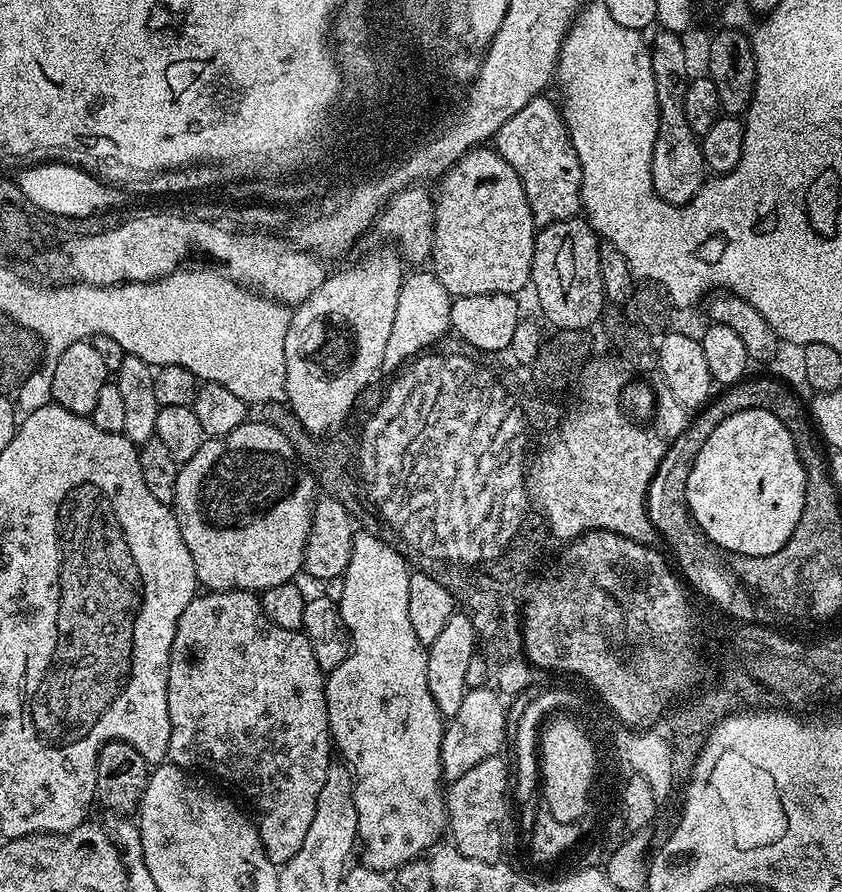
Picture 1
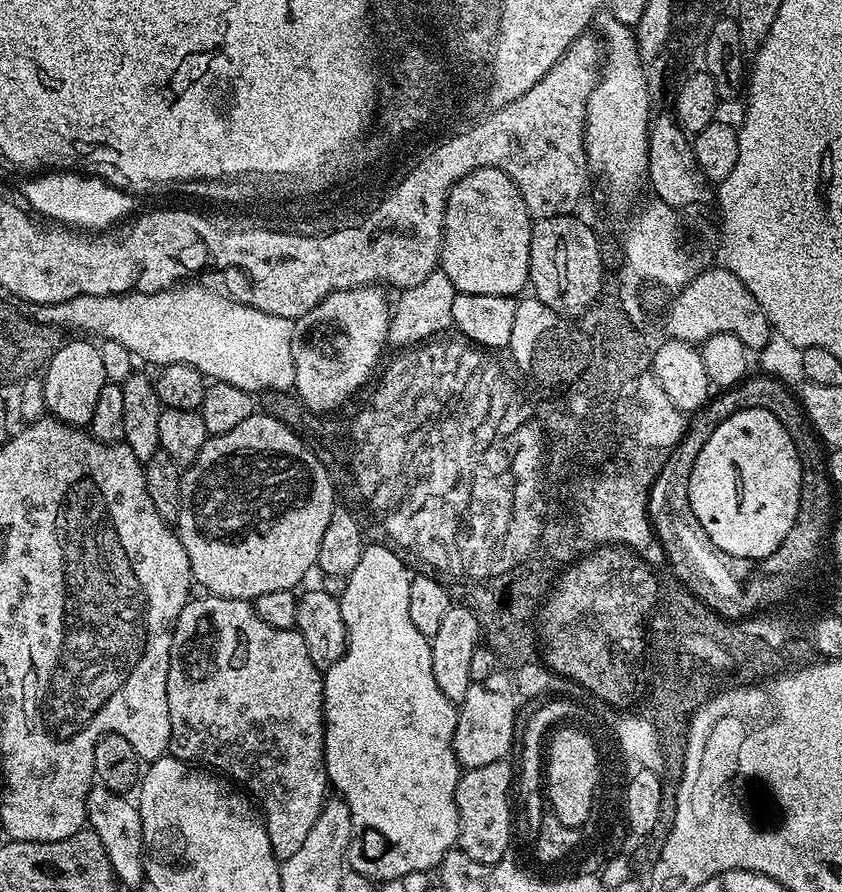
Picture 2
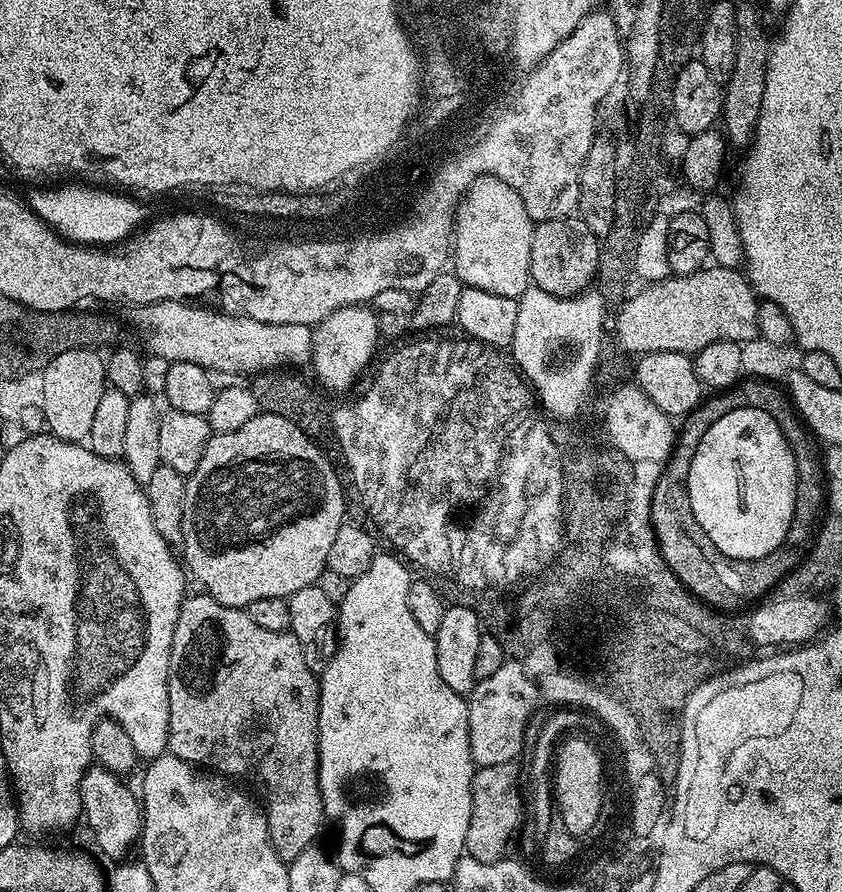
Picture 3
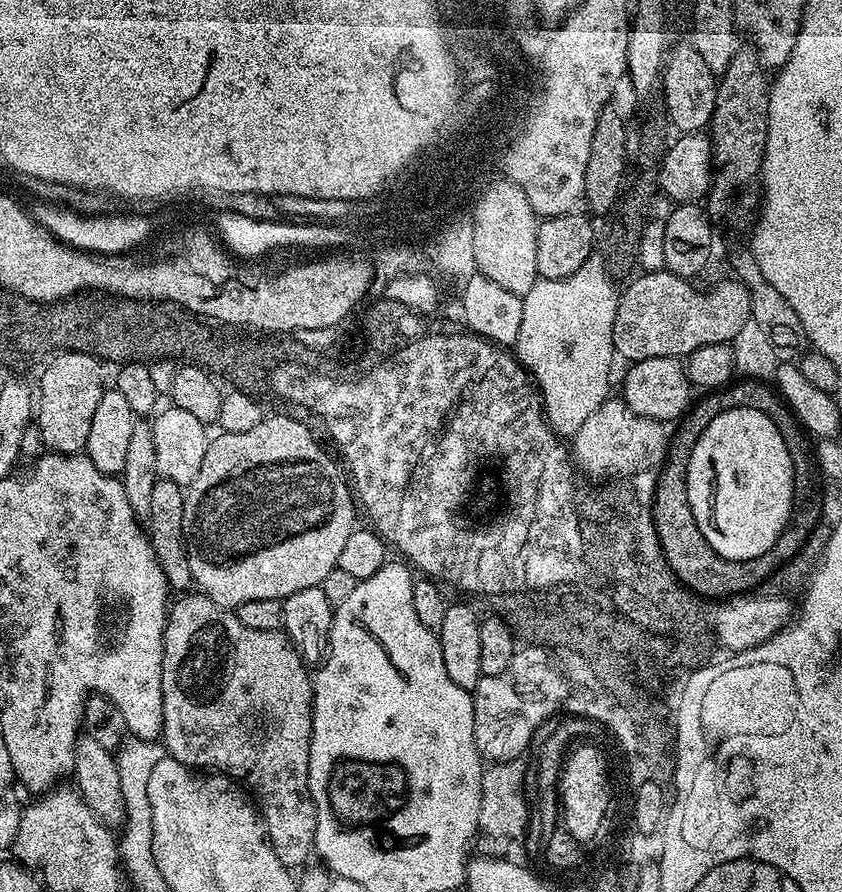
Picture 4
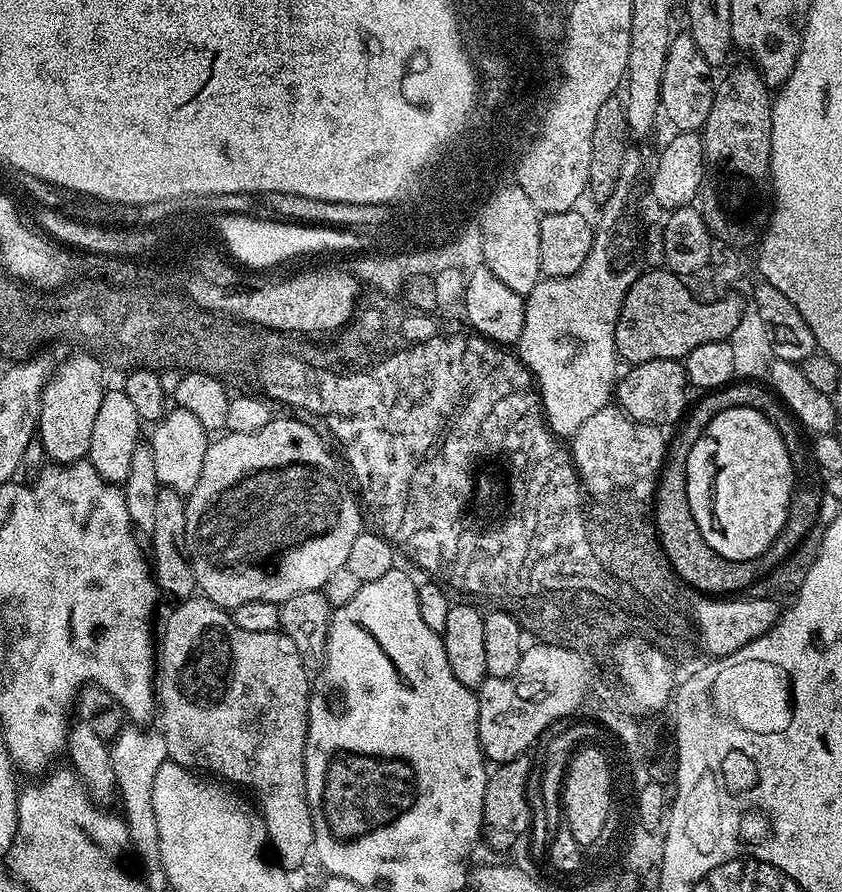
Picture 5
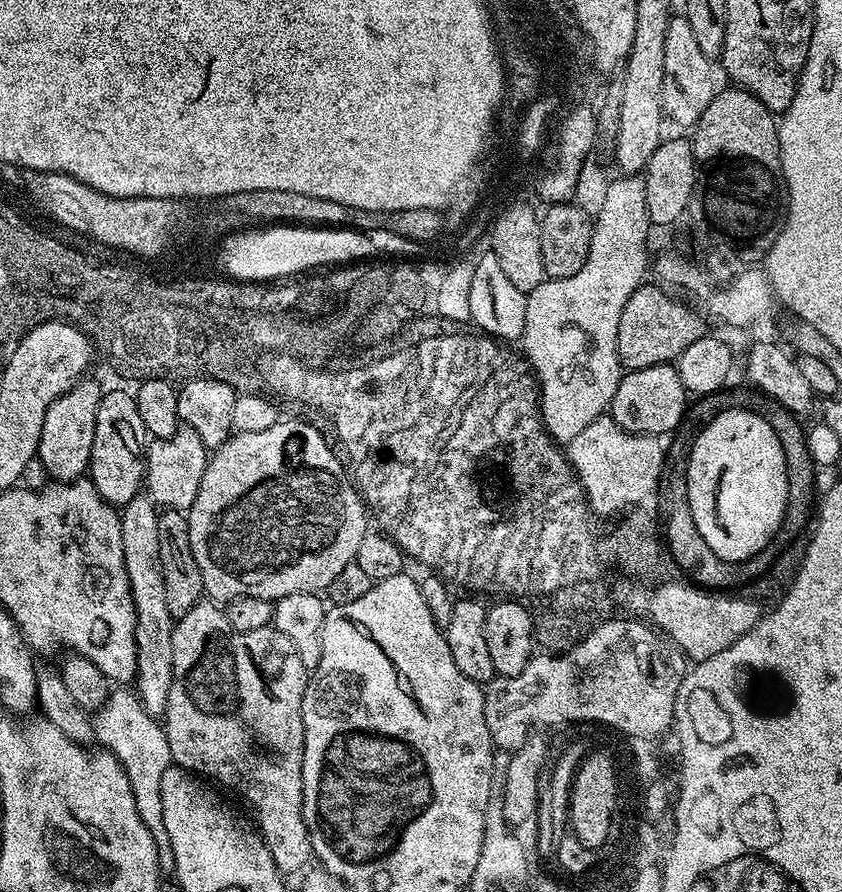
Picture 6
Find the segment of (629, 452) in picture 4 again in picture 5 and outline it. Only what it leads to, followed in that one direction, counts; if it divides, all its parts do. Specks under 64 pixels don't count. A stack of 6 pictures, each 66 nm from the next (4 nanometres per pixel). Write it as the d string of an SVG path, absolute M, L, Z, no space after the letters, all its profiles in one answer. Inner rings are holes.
M609 406L598 410L576 431L578 442L570 442L572 456L584 456L575 466L584 466L578 473L581 481L586 478L610 478L606 490L616 484L625 484L635 476L645 476L652 468L661 468L666 457L666 436L657 425L640 424L631 420L619 407Z

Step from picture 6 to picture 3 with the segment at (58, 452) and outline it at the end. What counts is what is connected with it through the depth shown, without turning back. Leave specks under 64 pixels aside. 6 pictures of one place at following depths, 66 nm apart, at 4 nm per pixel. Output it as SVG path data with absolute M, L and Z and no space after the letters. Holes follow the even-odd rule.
M90 348L66 350L58 354L42 373L42 411L47 431L71 444L87 441L98 401L106 387L106 360L99 351Z

